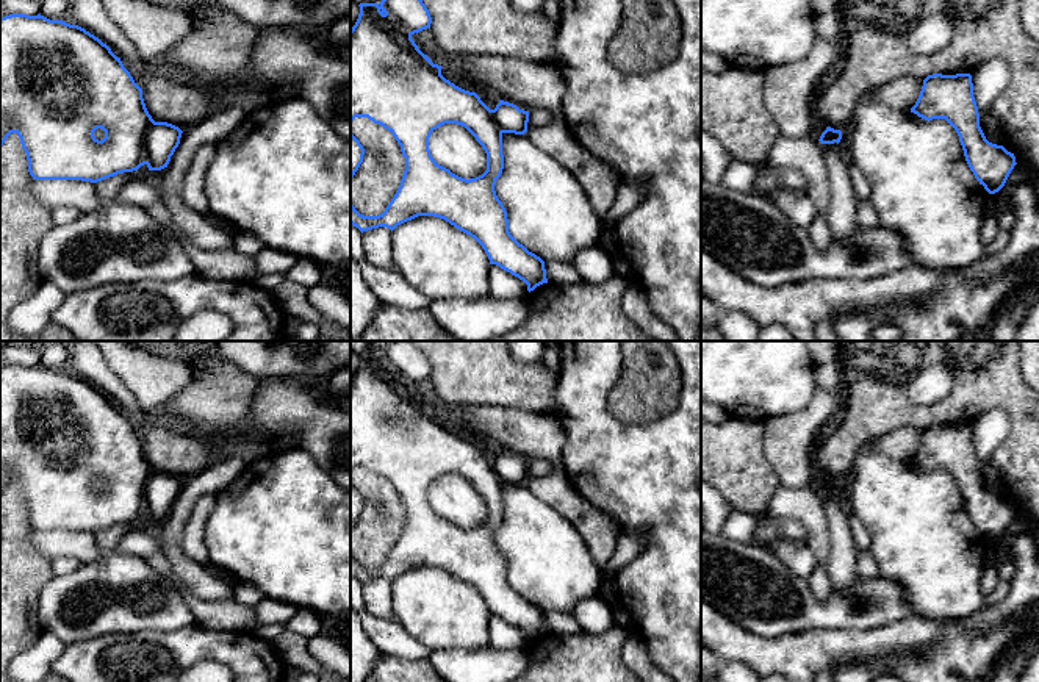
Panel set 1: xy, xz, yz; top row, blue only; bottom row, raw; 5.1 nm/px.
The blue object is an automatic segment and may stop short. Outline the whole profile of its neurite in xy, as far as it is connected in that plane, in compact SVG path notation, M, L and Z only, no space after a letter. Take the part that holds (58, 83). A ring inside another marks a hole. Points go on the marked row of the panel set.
M41 14L0 17L0 149L16 133L33 180L97 183L147 166L167 167L182 130L155 122L142 89L111 48L78 25Z

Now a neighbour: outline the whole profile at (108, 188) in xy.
M147 164L141 166L138 170L117 174L117 175L114 175L114 177L110 177L110 178L105 178L105 180L102 180L102 181L94 183L95 188L97 188L97 192L99 192L99 197L100 197L100 200L102 200L102 203L114 202L117 192L119 192L128 181L131 181L133 178L136 178L136 174L138 174L139 170L147 170L147 172L149 172Z

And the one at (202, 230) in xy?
M228 106L185 130L161 177L163 202L175 227L175 233L202 250L213 252L232 246L232 235L225 225L210 213L194 211L182 202L178 196L182 181L192 161L194 152L200 145L218 144L232 135L246 114L241 106Z

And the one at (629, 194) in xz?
M643 181L620 183L613 206L601 217L602 230L613 230L615 222L640 203L643 191Z

